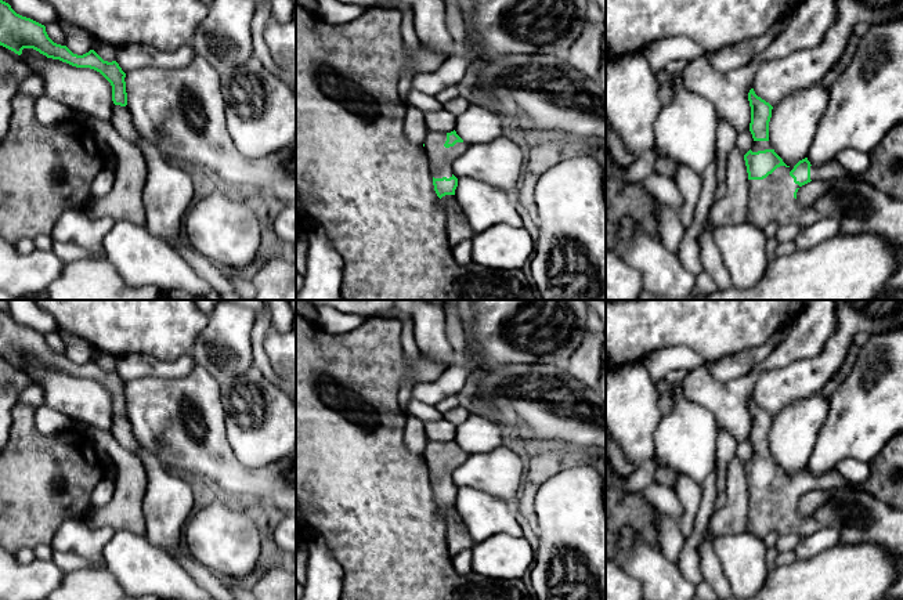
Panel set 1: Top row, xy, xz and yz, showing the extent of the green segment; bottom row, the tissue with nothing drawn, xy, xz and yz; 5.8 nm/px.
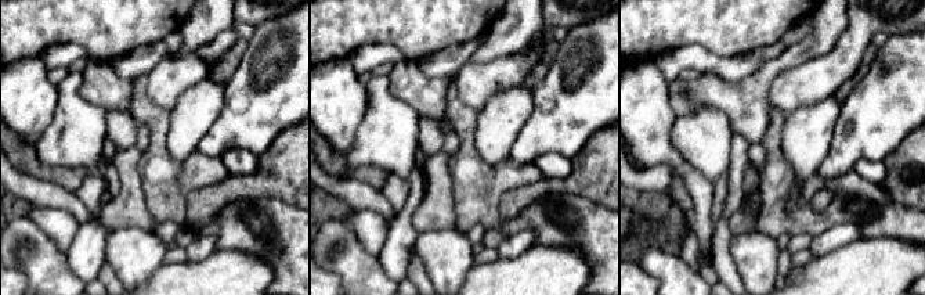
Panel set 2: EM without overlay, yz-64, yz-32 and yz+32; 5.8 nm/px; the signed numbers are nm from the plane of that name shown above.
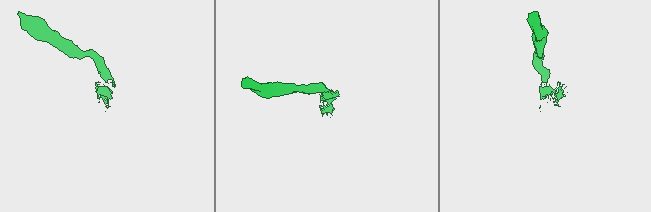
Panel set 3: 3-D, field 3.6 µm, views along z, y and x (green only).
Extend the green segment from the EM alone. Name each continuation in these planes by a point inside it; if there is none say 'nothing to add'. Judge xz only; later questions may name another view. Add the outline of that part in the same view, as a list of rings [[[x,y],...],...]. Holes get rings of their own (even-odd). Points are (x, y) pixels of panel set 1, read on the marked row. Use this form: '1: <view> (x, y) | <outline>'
1: xz (440, 158) | [[[429,131],[425,141],[425,151],[430,165],[430,174],[434,178],[452,177],[452,163],[469,148],[466,142],[456,142],[445,148],[447,133]]]

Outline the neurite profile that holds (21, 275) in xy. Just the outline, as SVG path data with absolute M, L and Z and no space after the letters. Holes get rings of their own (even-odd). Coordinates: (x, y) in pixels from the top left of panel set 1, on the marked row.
M0 238L0 289L12 297L44 294L64 265L53 250L36 249L22 254L15 245Z

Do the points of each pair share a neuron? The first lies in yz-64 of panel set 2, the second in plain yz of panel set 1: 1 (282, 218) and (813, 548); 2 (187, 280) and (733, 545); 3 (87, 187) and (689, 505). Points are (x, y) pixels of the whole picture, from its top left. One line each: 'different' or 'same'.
1: different
2: different
3: same

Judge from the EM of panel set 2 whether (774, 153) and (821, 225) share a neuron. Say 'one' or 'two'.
one

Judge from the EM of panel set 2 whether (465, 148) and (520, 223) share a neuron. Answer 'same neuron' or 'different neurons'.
same neuron

